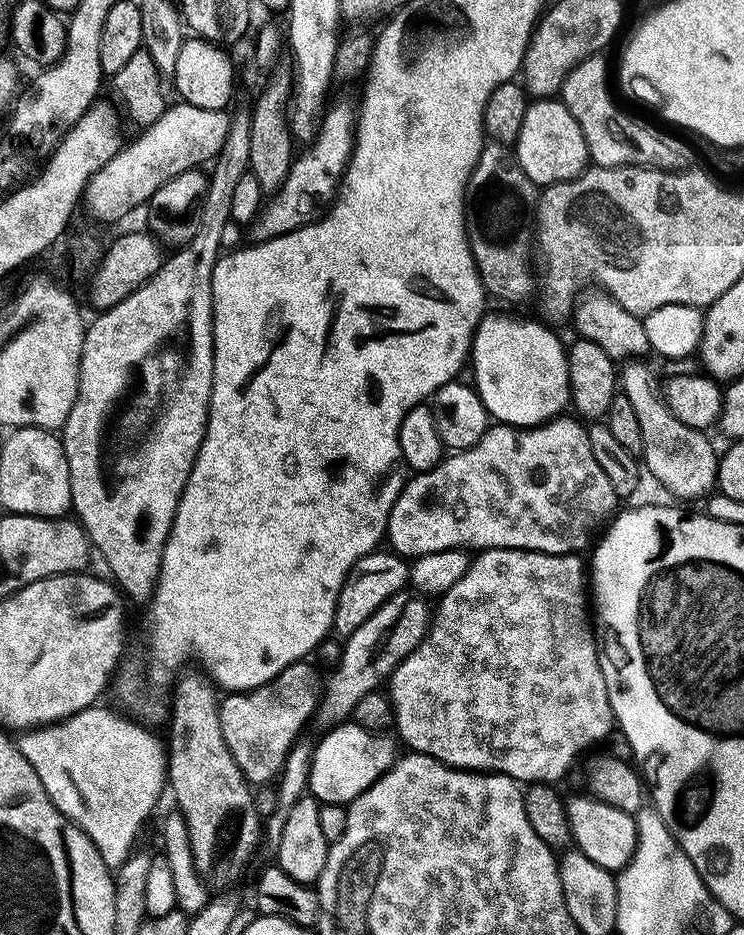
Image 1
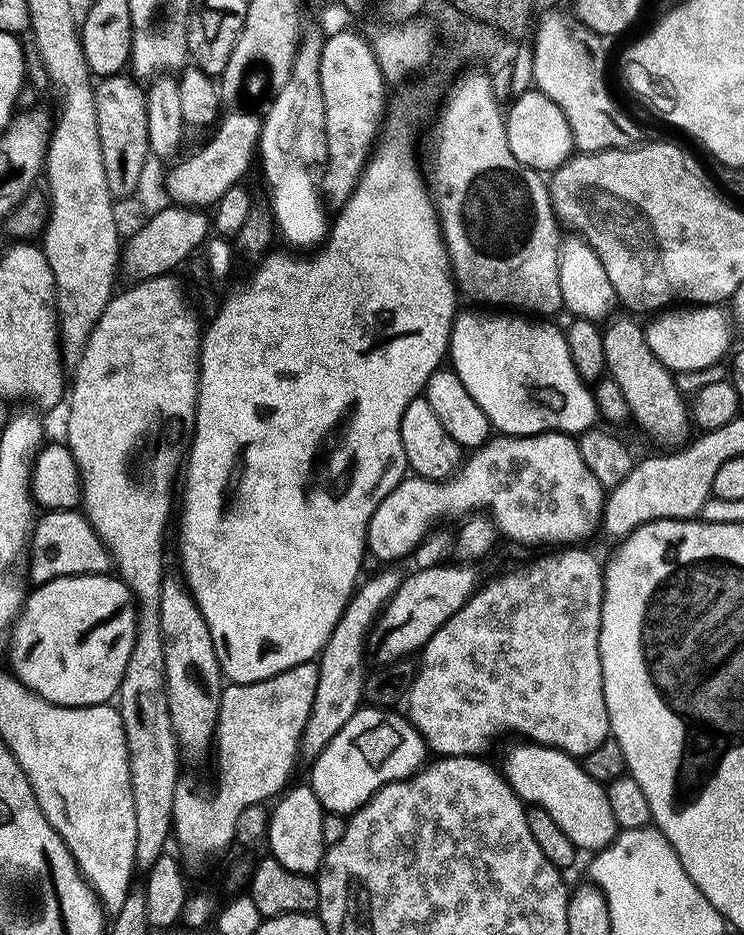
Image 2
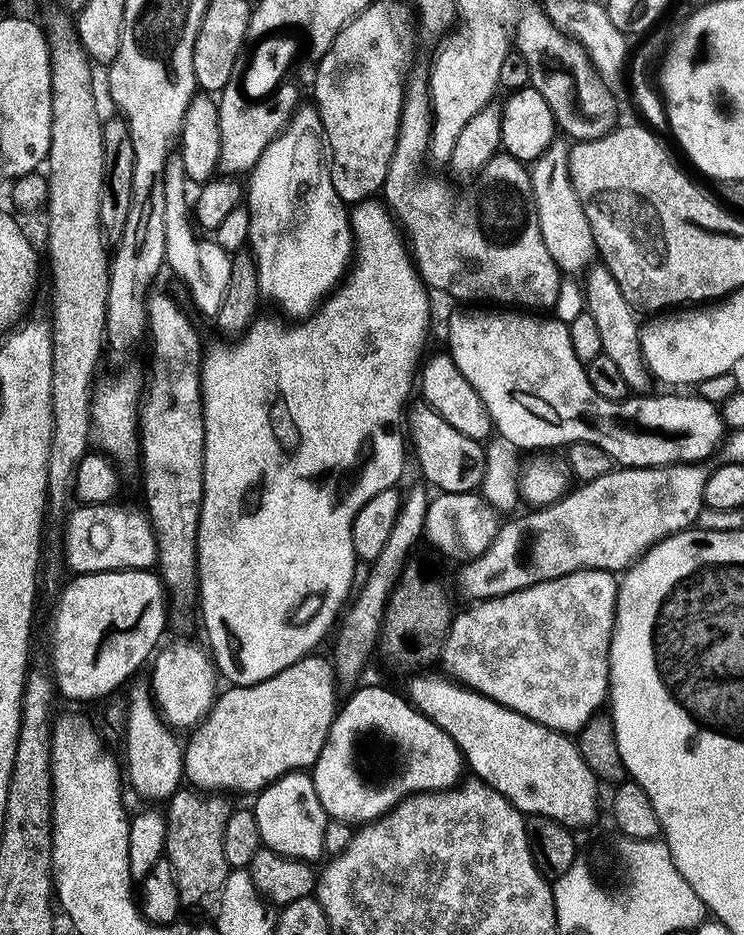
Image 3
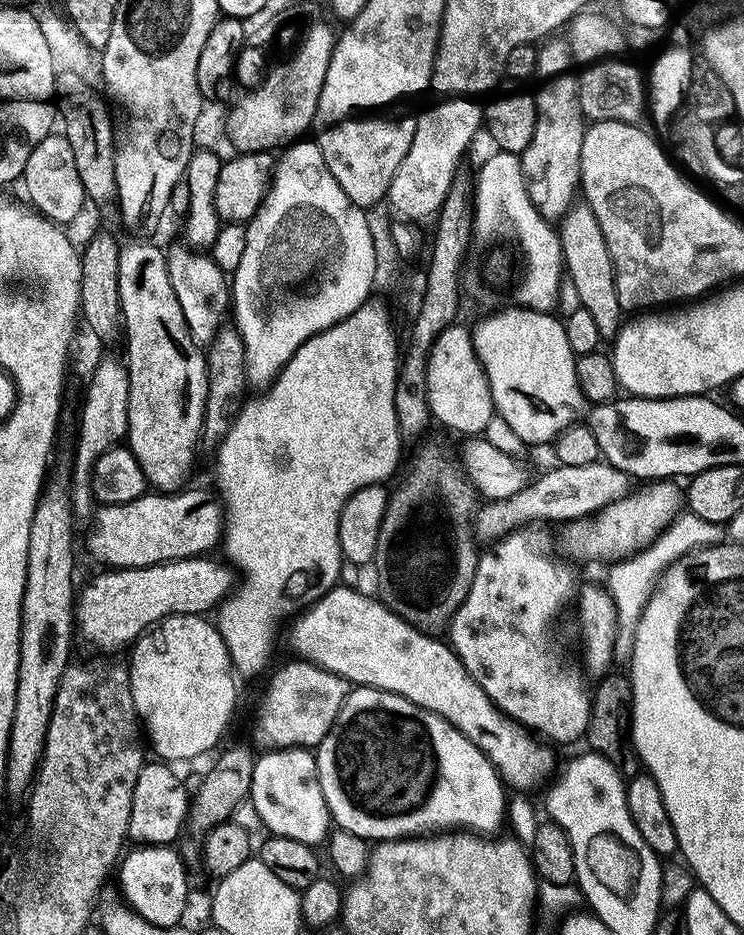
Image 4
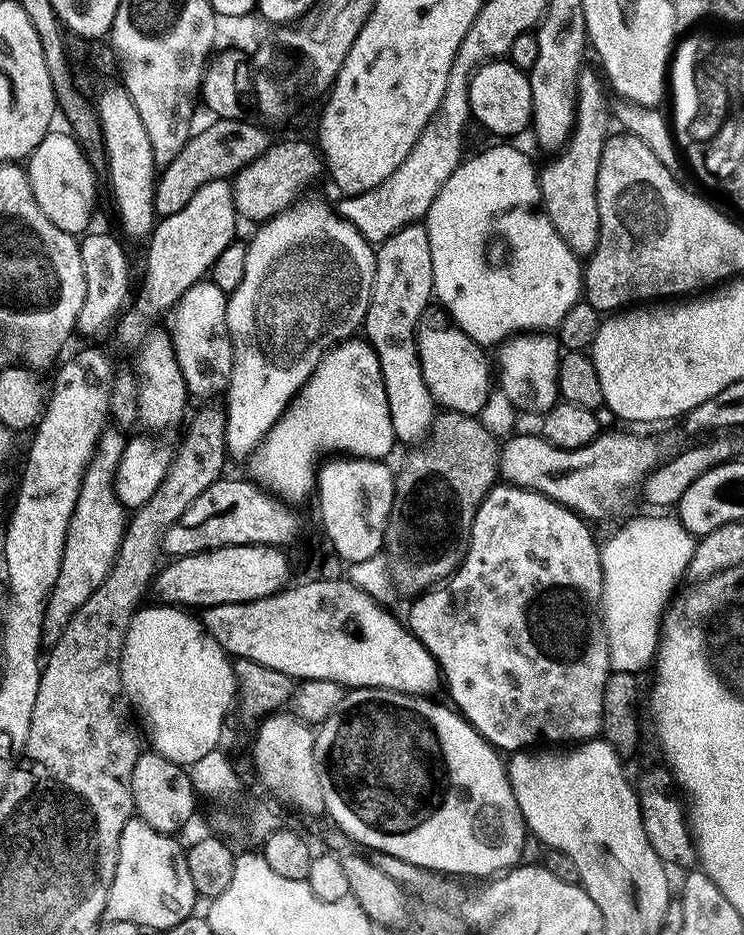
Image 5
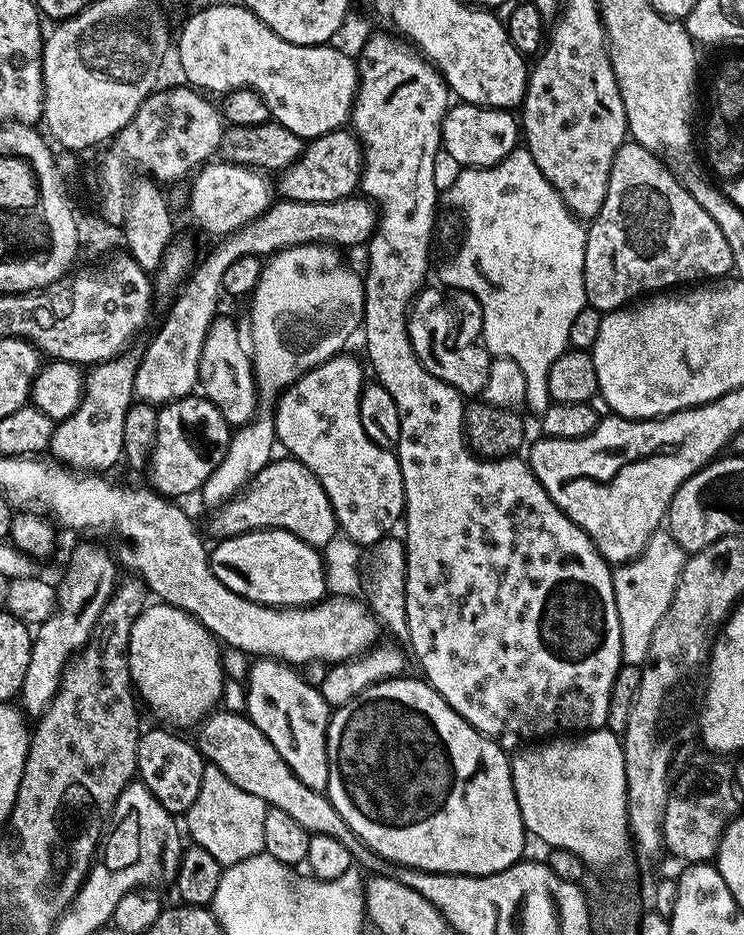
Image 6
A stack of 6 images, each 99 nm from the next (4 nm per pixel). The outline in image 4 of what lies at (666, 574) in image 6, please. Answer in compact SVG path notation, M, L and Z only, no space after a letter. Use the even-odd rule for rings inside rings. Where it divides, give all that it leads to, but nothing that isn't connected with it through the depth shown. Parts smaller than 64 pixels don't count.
M687 510L681 511L680 515L672 521L663 536L653 540L647 548L641 548L638 552L617 560L611 565L608 572L606 589L612 596L616 607L616 637L615 637L615 659L627 661L632 655L632 633L638 626L642 610L646 602L652 596L652 589L656 587L660 575L668 568L670 558L686 556L695 552L697 548L707 548L725 543L725 525L706 522L706 518L698 518L698 514Z

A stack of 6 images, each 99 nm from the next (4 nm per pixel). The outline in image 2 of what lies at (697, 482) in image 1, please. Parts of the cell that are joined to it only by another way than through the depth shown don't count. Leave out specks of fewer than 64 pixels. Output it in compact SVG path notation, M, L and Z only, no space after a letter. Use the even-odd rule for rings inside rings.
M623 315L609 319L603 329L607 375L624 391L632 420L640 423L658 443L669 444L672 450L679 449L689 443L694 432L689 405L684 405L684 396L676 385L677 377L656 357L654 350L650 350L647 331L642 324L640 328L636 321L639 319Z

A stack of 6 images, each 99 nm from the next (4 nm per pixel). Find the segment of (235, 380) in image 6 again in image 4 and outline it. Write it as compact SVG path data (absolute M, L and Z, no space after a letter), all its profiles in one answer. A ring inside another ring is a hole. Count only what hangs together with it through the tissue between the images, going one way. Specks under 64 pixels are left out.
M183 247L167 253L170 282L174 286L174 294L178 294L178 306L182 306L182 314L186 314L186 326L190 326L190 334L197 344L208 346L225 323L224 315L229 315L230 284L211 255Z

